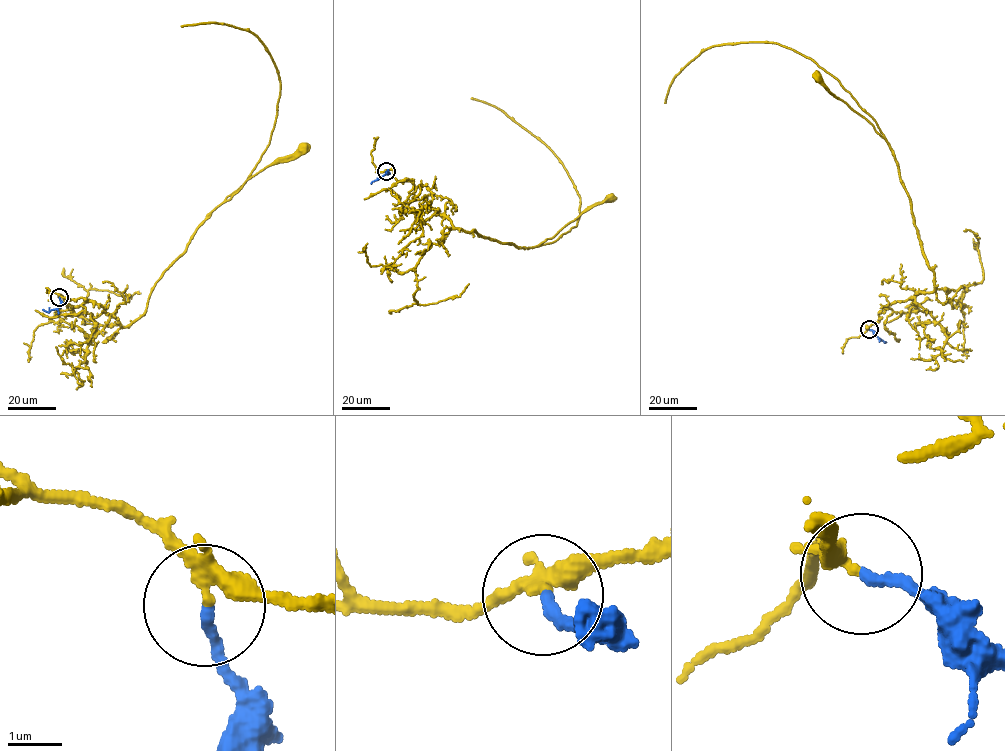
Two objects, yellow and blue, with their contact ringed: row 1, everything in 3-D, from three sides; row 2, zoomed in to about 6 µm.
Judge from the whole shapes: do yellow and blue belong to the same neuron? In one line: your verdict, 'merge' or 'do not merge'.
merge

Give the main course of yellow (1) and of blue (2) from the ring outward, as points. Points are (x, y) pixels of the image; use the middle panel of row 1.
1: (385, 171), (392, 170), (398, 181), (426, 186), (432, 207), (454, 227), (520, 248), (551, 238), (610, 198)
2: (385, 171), (388, 174), (371, 184)

